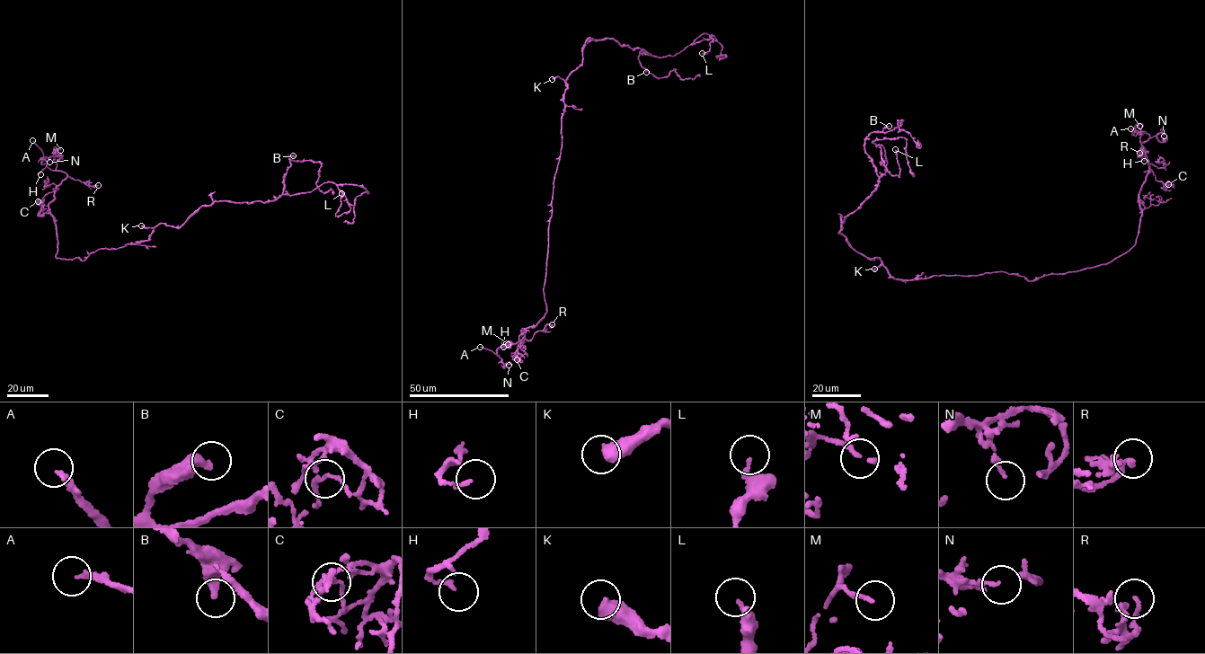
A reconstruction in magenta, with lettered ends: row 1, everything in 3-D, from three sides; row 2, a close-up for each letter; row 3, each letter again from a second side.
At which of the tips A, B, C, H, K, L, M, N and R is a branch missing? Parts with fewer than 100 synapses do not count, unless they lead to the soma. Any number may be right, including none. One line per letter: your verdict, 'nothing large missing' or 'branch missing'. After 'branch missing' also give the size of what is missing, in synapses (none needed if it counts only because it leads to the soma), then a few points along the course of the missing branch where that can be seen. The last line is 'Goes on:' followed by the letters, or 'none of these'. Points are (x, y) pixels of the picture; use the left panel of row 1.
A: branch missing
B: nothing large missing
C: nothing large missing
H: nothing large missing
K: nothing large missing
L: nothing large missing
M: nothing large missing
N: nothing large missing
R: nothing large missing
Goes on: A

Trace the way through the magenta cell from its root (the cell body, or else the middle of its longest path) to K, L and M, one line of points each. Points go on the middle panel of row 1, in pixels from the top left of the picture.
K: (562, 119), (563, 93), (567, 87), (559, 76), (552, 79)
L: (562, 119), (564, 81), (581, 64), (589, 39), (615, 39), (661, 57), (713, 39), (710, 49), (702, 53)
M: (562, 119), (543, 291), (547, 311), (521, 331), (522, 343), (525, 339), (503, 340), (508, 344)

